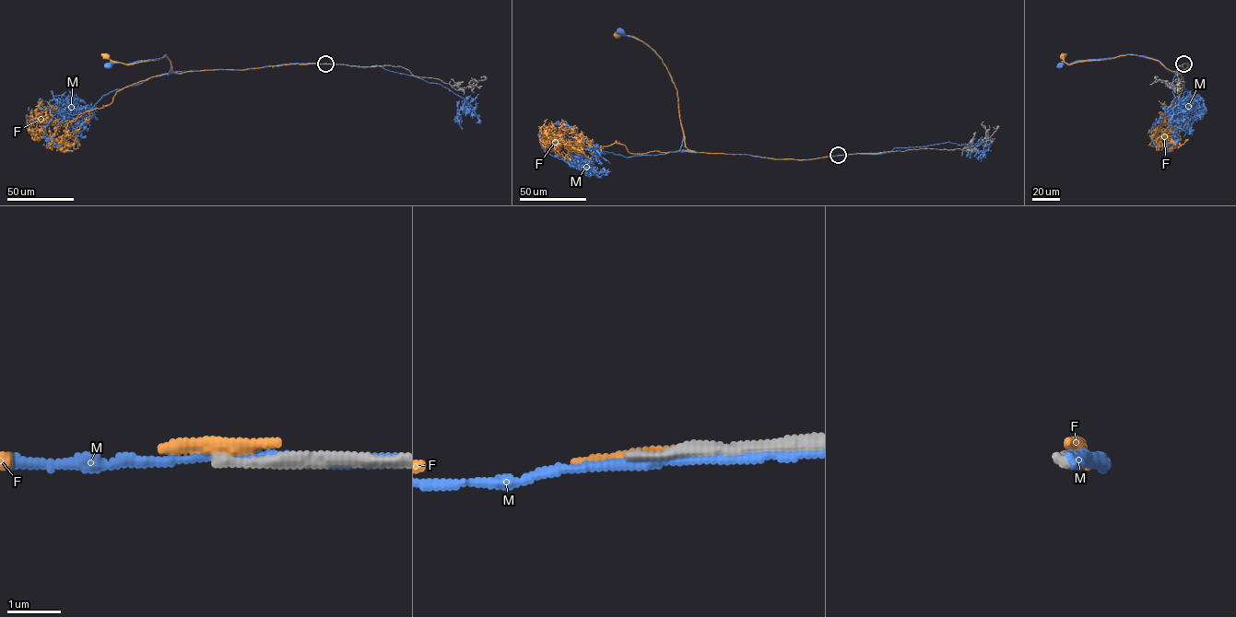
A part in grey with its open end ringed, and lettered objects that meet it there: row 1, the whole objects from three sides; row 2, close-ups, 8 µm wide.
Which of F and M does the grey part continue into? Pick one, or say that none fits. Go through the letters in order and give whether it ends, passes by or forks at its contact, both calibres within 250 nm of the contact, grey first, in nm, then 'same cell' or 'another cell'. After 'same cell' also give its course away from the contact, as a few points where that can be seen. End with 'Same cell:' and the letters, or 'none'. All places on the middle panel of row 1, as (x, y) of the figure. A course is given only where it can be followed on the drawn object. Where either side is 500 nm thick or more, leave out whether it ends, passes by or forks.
F: it ends | 220/240 nm | another cell
M: it passes by | 190/190 nm | another cell
Same cell: none

